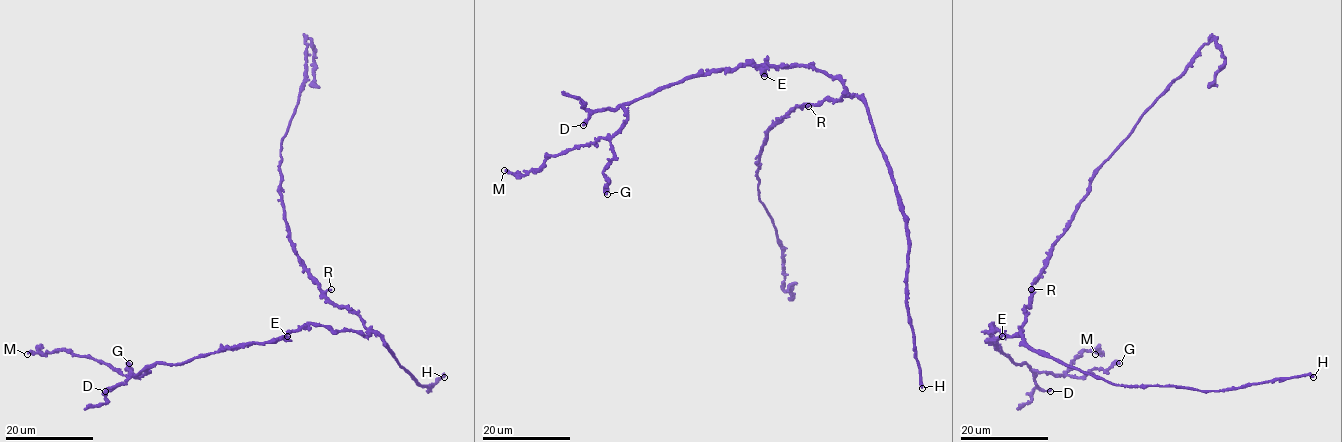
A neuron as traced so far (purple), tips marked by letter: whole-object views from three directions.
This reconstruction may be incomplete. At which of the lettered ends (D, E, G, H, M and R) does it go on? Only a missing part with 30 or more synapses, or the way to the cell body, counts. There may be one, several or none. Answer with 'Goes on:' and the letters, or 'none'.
Goes on: D, H

